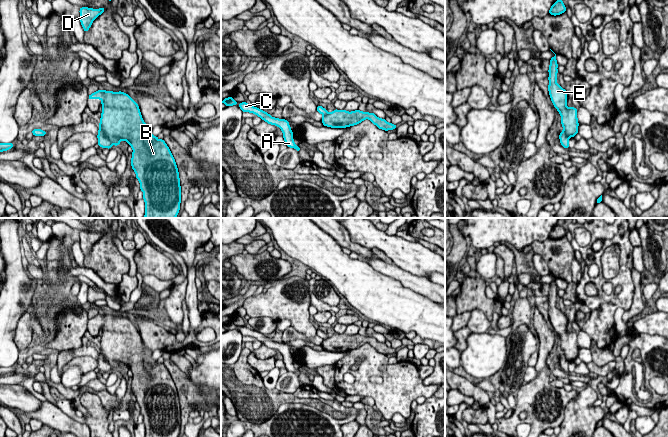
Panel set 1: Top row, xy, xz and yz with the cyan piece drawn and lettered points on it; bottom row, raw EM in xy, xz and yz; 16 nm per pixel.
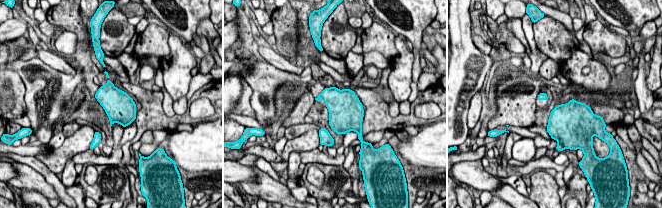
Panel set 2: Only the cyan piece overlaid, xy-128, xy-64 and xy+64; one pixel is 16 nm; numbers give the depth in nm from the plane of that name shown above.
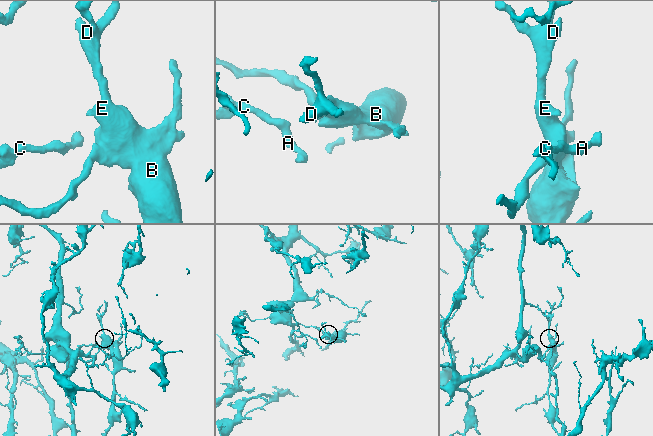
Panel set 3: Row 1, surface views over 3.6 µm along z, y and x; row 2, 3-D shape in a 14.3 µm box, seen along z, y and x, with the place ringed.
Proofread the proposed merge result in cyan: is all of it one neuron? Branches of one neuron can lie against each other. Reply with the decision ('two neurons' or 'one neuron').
two neurons

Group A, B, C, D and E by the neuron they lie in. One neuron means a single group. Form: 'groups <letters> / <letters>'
groups A C / B D E

